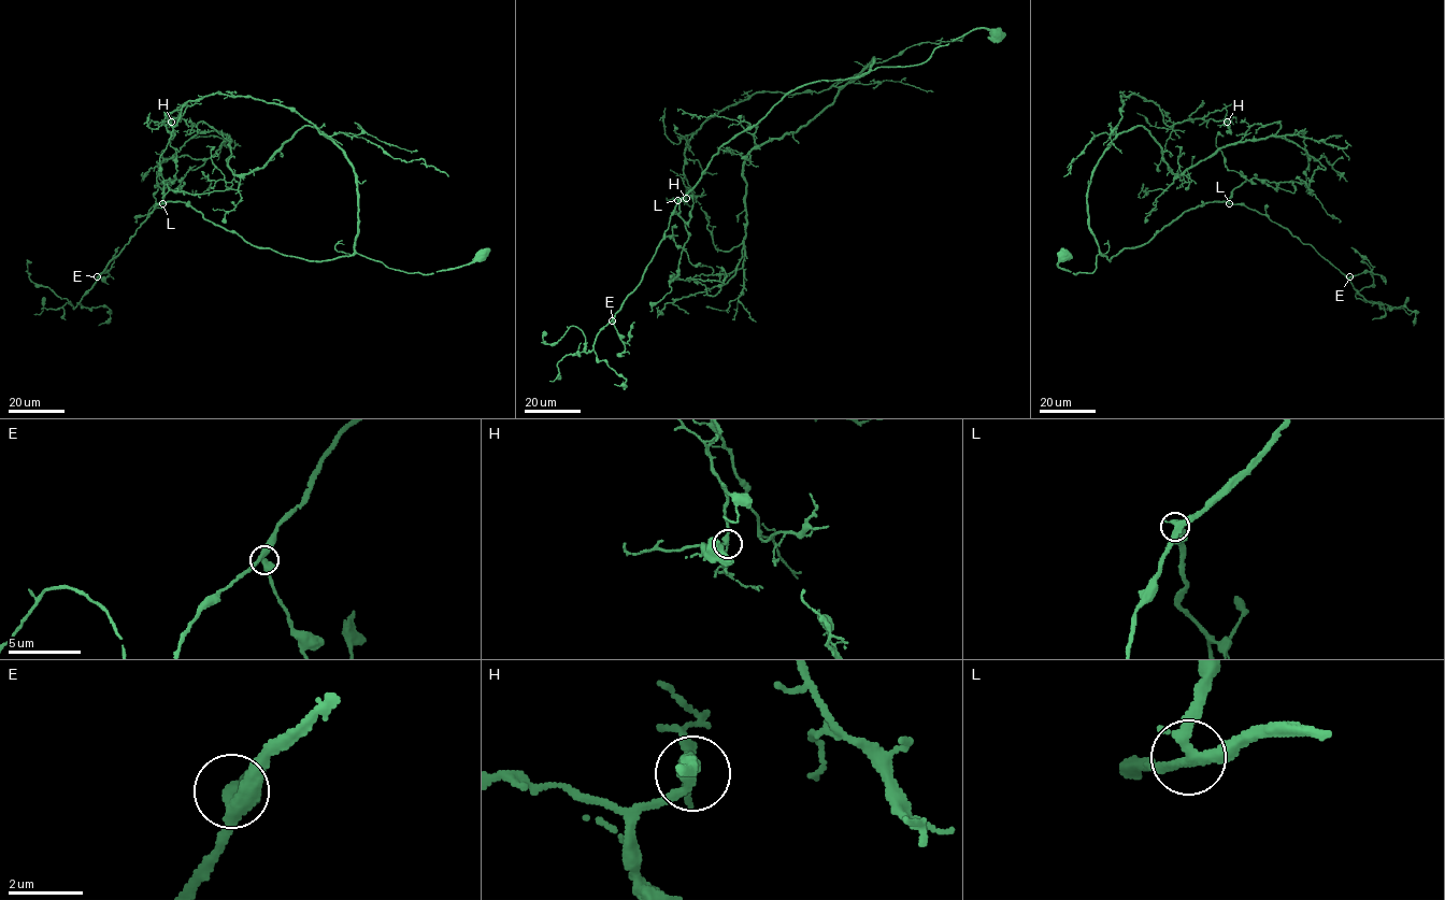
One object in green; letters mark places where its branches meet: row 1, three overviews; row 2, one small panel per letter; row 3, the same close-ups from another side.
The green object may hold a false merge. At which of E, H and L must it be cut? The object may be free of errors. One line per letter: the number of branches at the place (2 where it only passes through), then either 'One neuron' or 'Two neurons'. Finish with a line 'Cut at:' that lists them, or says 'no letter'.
E: Branches: 3. One neuron
H: Branches: 3. One neuron
L: Branches: 3. One neuron
Cut at: no letter

